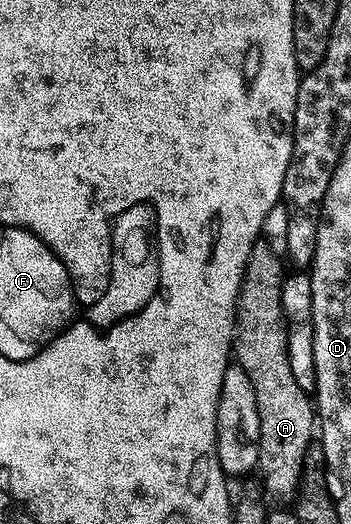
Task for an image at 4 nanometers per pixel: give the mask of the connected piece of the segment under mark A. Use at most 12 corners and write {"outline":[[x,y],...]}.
{"outline":[[256,240],[235,304],[233,356],[261,418],[257,472],[298,493],[317,432],[289,367],[280,253]]}

